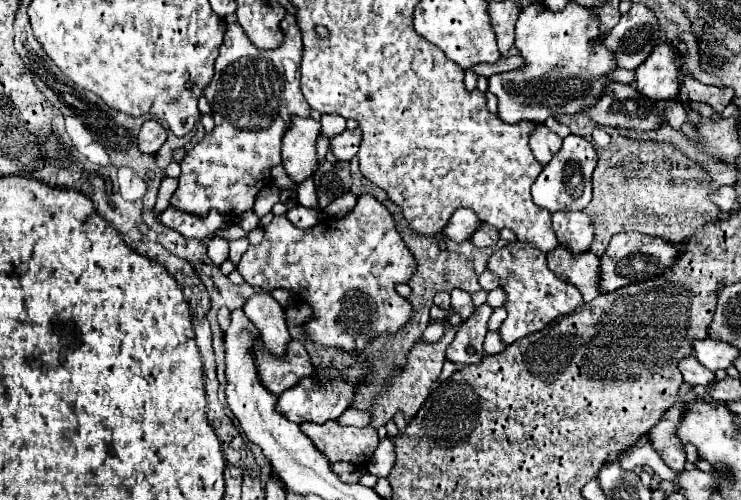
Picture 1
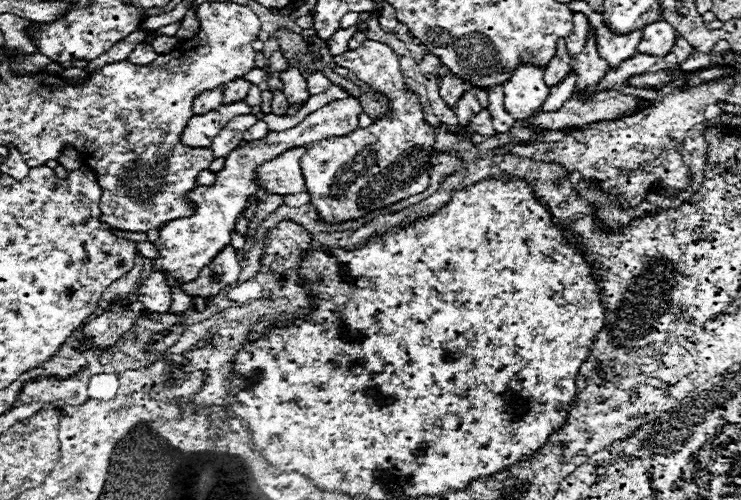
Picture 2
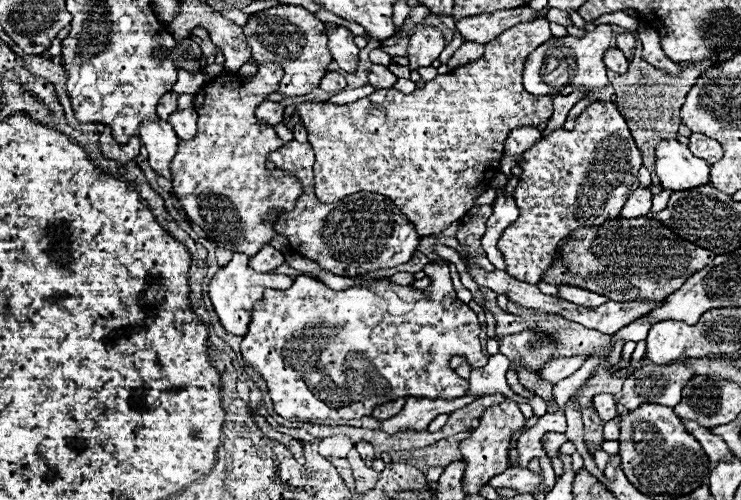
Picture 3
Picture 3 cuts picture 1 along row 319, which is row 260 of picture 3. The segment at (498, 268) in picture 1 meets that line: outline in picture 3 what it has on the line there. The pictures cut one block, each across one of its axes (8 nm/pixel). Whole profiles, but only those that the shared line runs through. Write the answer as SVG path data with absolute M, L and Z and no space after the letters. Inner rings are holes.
M594 102L578 116L574 130L554 130L550 136L542 138L536 142L536 146L526 150L524 162L520 166L522 176L514 192L516 204L520 208L520 218L502 232L498 250L506 258L506 272L510 276L538 284L544 272L556 260L560 240L568 238L572 232L584 226L602 226L606 220L616 220L620 216L620 210L626 204L628 196L640 186L636 174L642 166L642 158L618 108L612 102Z

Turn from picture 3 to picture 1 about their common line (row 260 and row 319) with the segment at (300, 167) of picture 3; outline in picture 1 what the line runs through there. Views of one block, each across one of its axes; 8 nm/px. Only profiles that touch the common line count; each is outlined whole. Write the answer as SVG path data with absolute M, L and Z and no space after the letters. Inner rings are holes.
M364 194L358 198L354 210L344 218L330 218L330 226L318 222L312 228L296 228L286 216L274 216L268 224L264 240L260 244L250 244L238 262L238 272L242 278L260 286L266 292L276 288L286 288L300 300L306 300L314 308L314 320L306 322L302 328L310 340L324 346L338 346L346 352L362 350L372 338L384 332L400 330L410 318L410 302L394 290L398 282L408 282L416 272L416 262L404 240L394 228L394 218L374 196Z

